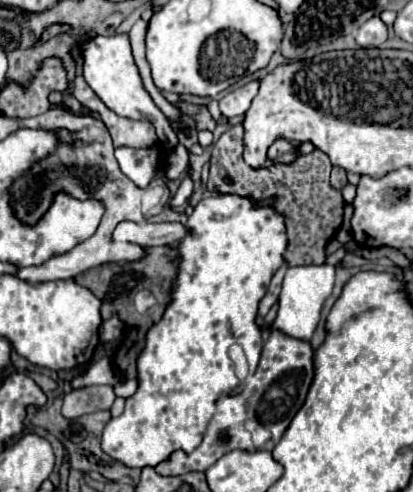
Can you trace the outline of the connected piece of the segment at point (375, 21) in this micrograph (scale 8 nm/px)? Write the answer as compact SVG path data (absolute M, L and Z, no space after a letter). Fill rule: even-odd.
M380 17L368 19L356 33L356 43L360 47L380 47L386 39L388 39L388 31Z

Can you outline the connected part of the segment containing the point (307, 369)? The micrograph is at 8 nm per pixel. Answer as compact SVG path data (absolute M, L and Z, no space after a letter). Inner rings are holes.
M274 329L268 337L268 341L262 347L260 363L254 375L246 377L246 383L240 393L234 395L220 395L216 401L216 411L208 423L208 429L204 433L202 443L192 451L174 451L166 461L158 463L154 469L160 475L184 475L190 471L206 471L210 465L214 465L222 455L242 449L242 451L254 451L252 435L246 431L244 423L248 419L256 419L272 433L272 443L278 443L282 433L288 429L294 415L300 411L300 407L306 401L308 389L314 379L314 349L308 341L298 341L294 337L286 337L286 333ZM220 433L228 435L226 443L220 443Z

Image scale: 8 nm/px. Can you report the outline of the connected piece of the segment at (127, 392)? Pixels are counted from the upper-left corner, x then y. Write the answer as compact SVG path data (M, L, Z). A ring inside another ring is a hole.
M124 379L118 385L114 385L114 391L116 391L118 397L128 399L128 397L132 397L136 393L136 387L138 387L138 381L136 379Z

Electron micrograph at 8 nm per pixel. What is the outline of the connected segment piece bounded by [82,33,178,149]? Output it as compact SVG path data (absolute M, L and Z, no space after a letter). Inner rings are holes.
M118 33L112 37L94 37L88 43L82 45L82 57L84 57L84 79L92 87L92 91L104 101L108 109L112 109L120 117L128 119L140 119L150 121L156 127L158 139L164 147L176 147L178 135L170 127L164 113L156 107L150 93L144 89L138 67L134 63L132 51L130 51L130 39L128 33Z

